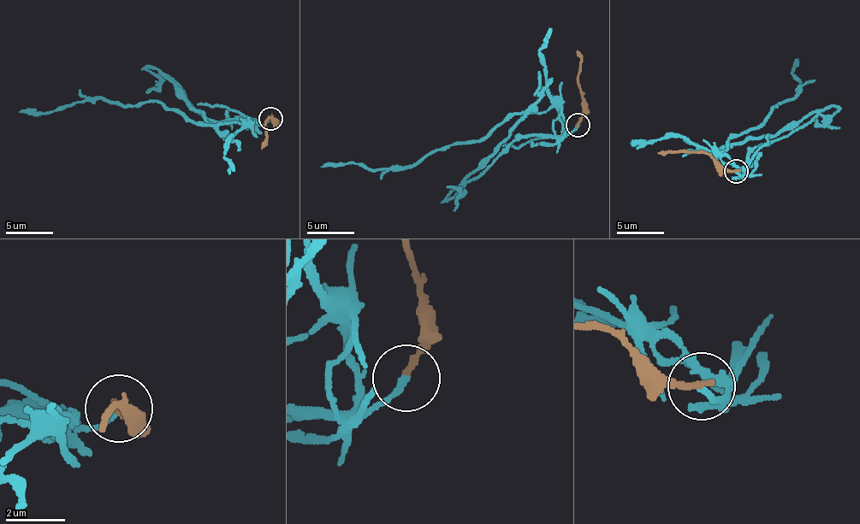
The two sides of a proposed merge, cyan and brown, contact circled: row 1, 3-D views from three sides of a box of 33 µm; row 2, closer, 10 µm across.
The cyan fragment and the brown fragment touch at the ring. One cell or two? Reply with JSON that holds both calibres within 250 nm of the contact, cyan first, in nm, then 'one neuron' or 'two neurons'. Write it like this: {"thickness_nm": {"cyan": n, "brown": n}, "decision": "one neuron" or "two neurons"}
{"thickness_nm": {"cyan": 200, "brown": 240}, "decision": "two neurons"}

